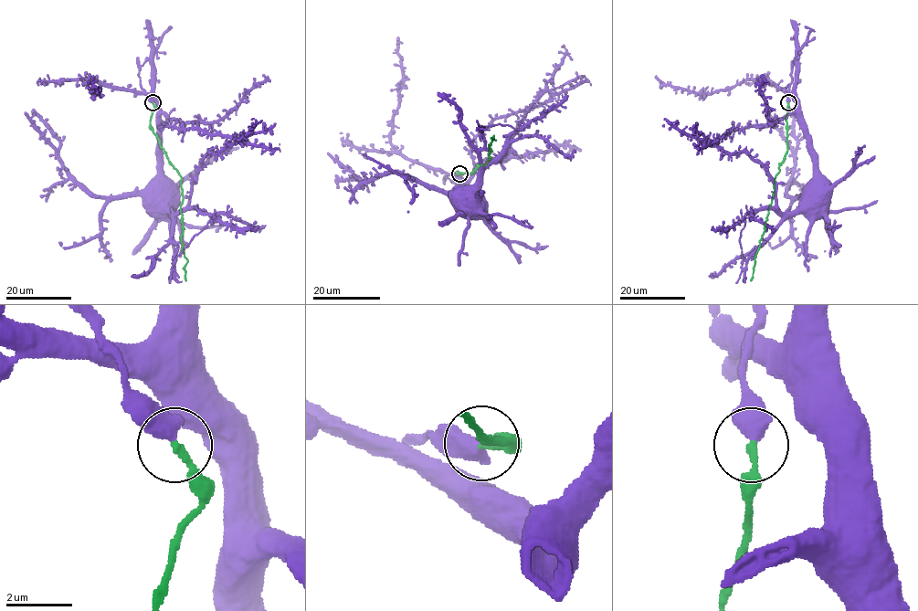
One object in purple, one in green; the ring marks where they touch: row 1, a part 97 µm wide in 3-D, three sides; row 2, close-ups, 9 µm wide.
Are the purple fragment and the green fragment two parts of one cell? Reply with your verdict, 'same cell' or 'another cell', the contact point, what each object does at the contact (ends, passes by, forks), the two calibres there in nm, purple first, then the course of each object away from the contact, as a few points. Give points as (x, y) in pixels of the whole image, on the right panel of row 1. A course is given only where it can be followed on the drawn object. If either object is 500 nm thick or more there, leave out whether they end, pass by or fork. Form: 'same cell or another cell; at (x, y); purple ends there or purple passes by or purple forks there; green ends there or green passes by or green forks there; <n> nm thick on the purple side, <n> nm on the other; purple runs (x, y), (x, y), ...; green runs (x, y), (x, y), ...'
same cell; at (788, 102); 550 nm thick on the purple side, 200 nm on the other; purple runs (788, 103), (788, 95), (798, 106), (813, 163), (807, 199); green runs (787, 103), (786, 152), (775, 176), (773, 198), (750, 280)

